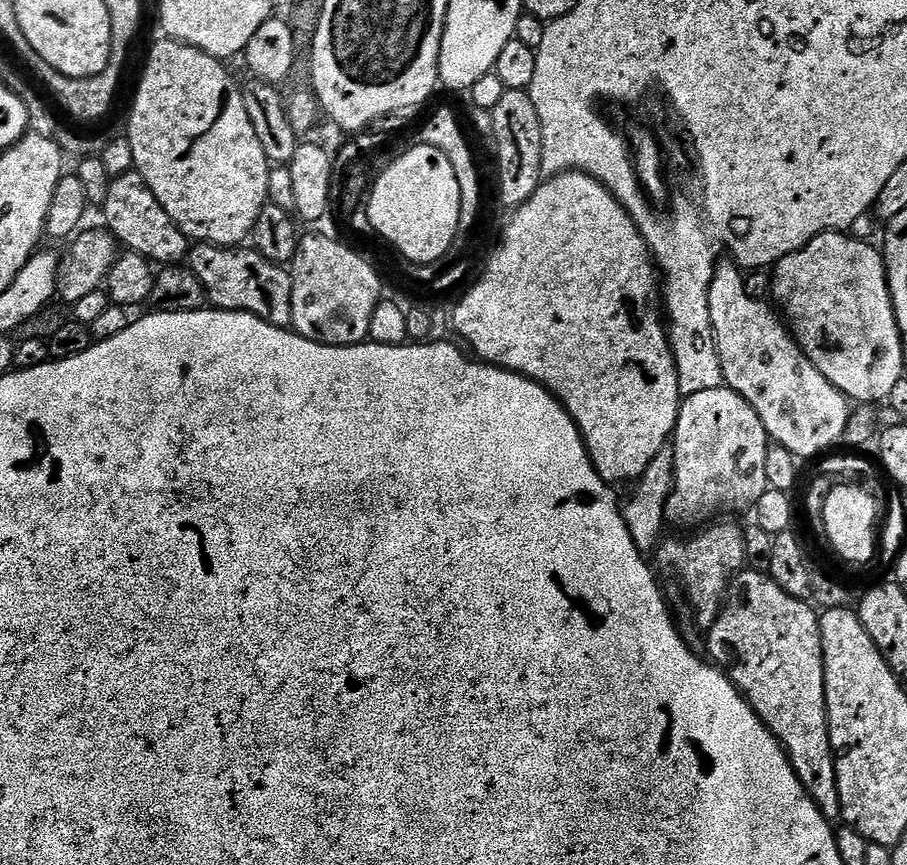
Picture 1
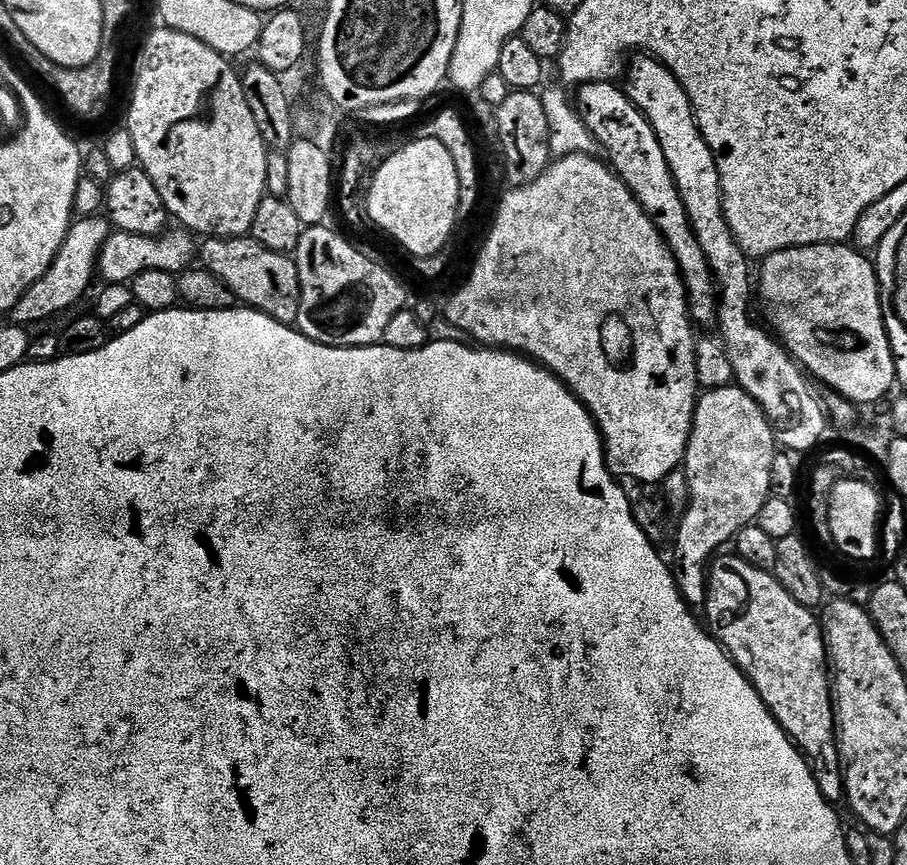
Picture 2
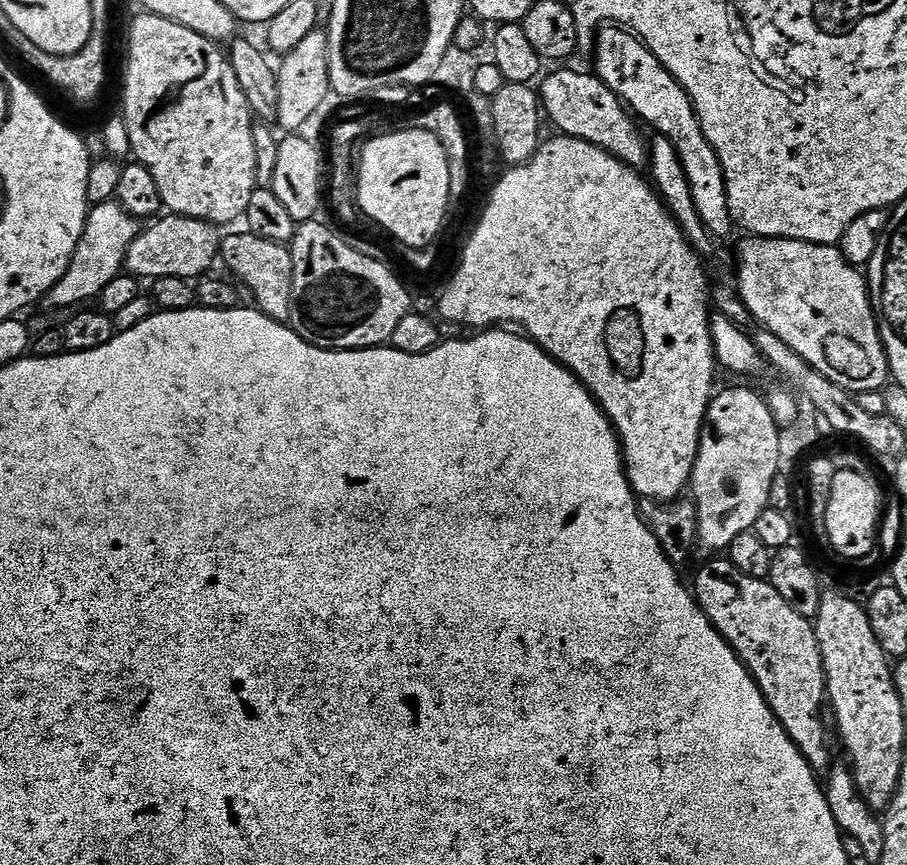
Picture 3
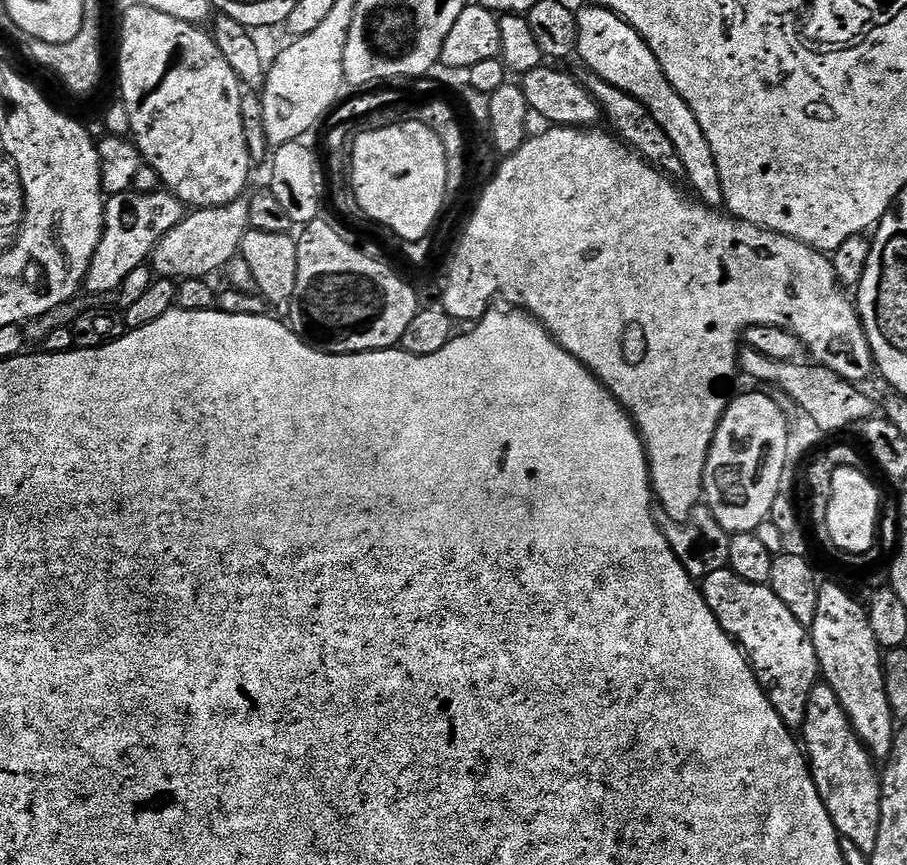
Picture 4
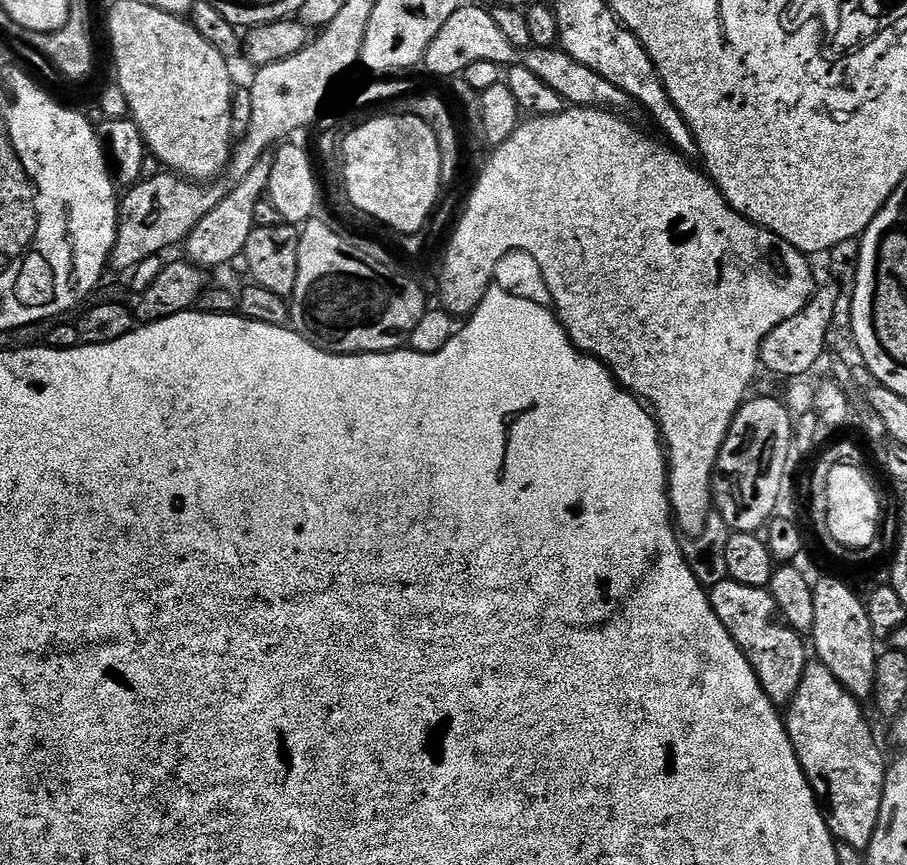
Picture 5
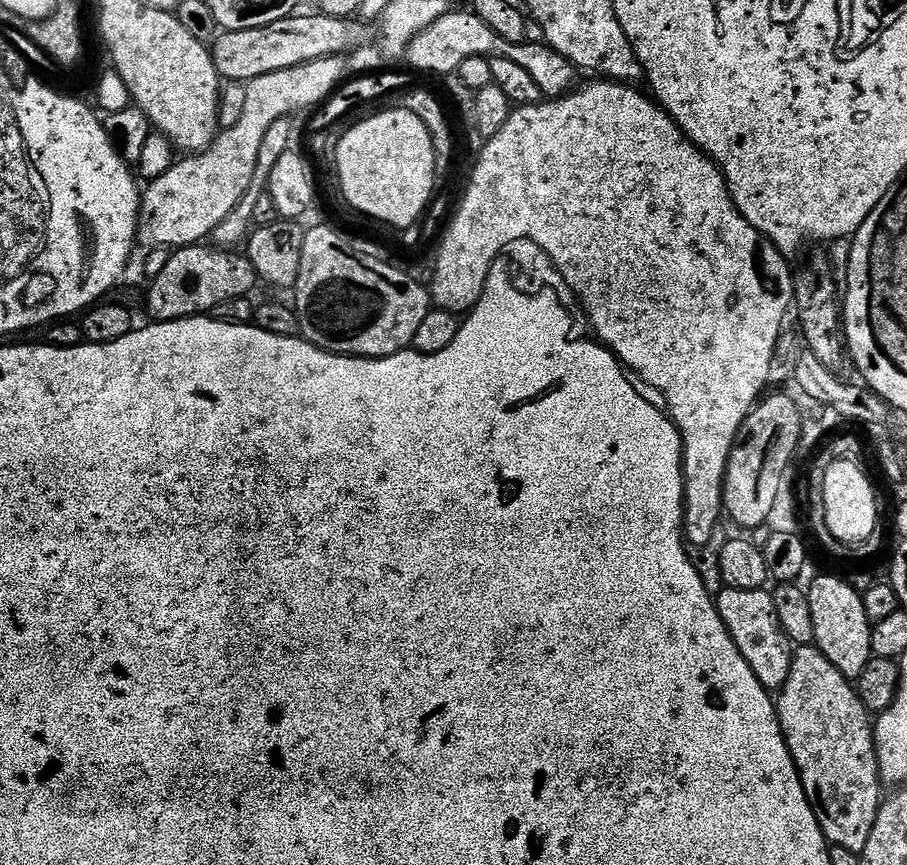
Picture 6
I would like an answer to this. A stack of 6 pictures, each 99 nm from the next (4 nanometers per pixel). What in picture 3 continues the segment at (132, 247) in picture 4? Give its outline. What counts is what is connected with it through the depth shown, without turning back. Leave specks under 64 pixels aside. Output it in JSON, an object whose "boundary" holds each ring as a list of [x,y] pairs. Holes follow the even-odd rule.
{"boundary":[[[118,202],[95,205],[88,213],[88,221],[74,250],[74,258],[66,274],[62,274],[60,281],[48,291],[47,303],[52,303],[56,308],[75,309],[77,306],[87,305],[84,303],[94,299],[99,292],[106,291],[125,267],[127,250],[142,231],[140,224],[141,221],[131,216]]]}

